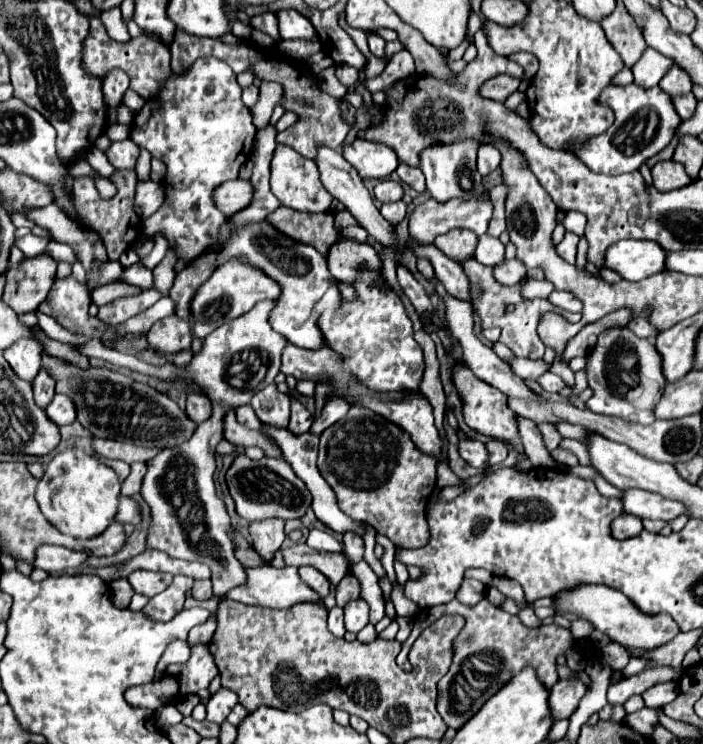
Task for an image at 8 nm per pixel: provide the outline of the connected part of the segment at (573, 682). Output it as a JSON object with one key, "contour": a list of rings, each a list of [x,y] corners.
{"contour":[[[573,677],[573,679],[563,679],[563,681],[557,681],[549,693],[549,707],[551,707],[551,715],[553,719],[569,719],[575,711],[575,707],[579,705],[579,699],[585,695],[587,691],[587,685]]]}

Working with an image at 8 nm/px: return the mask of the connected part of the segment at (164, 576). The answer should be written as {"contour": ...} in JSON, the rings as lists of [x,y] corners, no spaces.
{"contour":[[[133,571],[127,577],[127,581],[135,589],[135,593],[141,593],[145,597],[153,597],[153,595],[165,591],[171,585],[173,575],[169,575],[169,573],[153,573],[153,571]]]}

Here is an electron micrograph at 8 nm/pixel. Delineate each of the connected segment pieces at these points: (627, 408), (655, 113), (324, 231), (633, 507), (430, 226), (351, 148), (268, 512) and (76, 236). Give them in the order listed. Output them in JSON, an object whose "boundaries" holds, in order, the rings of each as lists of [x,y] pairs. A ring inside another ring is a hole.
{"boundaries":[[[[627,327],[609,329],[599,335],[597,345],[591,349],[587,357],[587,379],[589,379],[589,387],[593,389],[593,397],[587,401],[591,411],[601,415],[621,417],[623,421],[643,423],[643,425],[649,425],[655,421],[653,411],[637,409],[631,401],[633,397],[641,397],[641,395],[631,395],[631,391],[639,389],[643,379],[655,379],[661,389],[667,385],[667,381],[663,379],[661,359],[655,345],[647,339],[637,337]]],[[[635,83],[625,87],[607,87],[599,100],[613,109],[615,123],[605,133],[573,151],[595,173],[621,175],[637,171],[649,157],[657,155],[671,143],[675,129],[681,123],[669,95],[659,87],[643,89]]],[[[279,207],[275,211],[275,227],[287,237],[313,245],[319,253],[327,255],[331,243],[335,243],[337,229],[333,227],[333,213],[299,213],[289,207]]],[[[627,489],[623,493],[623,509],[625,513],[637,515],[641,519],[661,519],[673,521],[679,515],[687,515],[687,507],[673,499],[663,499],[663,495],[655,495],[641,489]]],[[[489,197],[485,199],[469,199],[469,201],[461,201],[461,199],[451,199],[447,203],[439,203],[435,199],[429,199],[421,205],[417,205],[413,209],[413,213],[409,215],[409,235],[411,239],[415,239],[417,243],[433,243],[435,237],[451,231],[451,229],[469,229],[475,231],[477,235],[487,233],[487,225],[489,219],[493,215],[493,203]]],[[[355,139],[351,145],[343,147],[343,157],[359,171],[363,179],[385,179],[397,165],[397,153],[379,141]]],[[[243,451],[235,453],[231,467],[225,473],[229,493],[235,501],[235,511],[245,521],[263,521],[263,519],[301,519],[311,507],[311,493],[303,487],[303,481],[291,471],[291,465],[279,457],[249,459]]],[[[51,203],[43,209],[27,211],[25,217],[29,217],[31,221],[35,221],[35,225],[49,231],[49,235],[55,241],[67,243],[69,247],[73,247],[73,251],[79,255],[85,271],[91,271],[91,269],[99,267],[103,261],[107,261],[107,253],[105,253],[99,233],[87,231],[81,225],[77,225],[75,221],[67,219],[67,215],[55,203]]]]}

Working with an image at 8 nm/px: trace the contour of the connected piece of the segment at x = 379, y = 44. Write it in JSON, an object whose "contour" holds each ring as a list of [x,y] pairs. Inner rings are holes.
{"contour":[[[369,35],[369,51],[371,55],[385,59],[385,41],[379,35]]]}

